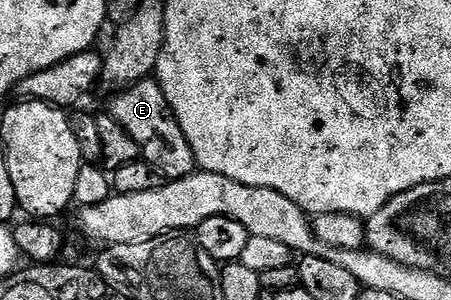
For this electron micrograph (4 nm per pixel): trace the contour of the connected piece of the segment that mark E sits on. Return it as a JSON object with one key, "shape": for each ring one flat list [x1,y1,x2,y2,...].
{"shape":[[155,80,135,82,132,86,123,87,119,92,113,94,116,95,112,98,110,112,114,116,114,120,118,120,118,124,122,124,122,128,126,128,126,132,130,132,131,138,134,139,134,144,138,144,140,157,143,161,150,163,158,173,164,175,165,179,168,180,185,178,197,173,198,167,194,152,190,148,190,144,186,140,186,136,182,132,182,128,178,124,174,112,170,108,170,104,162,92,159,82]]}

